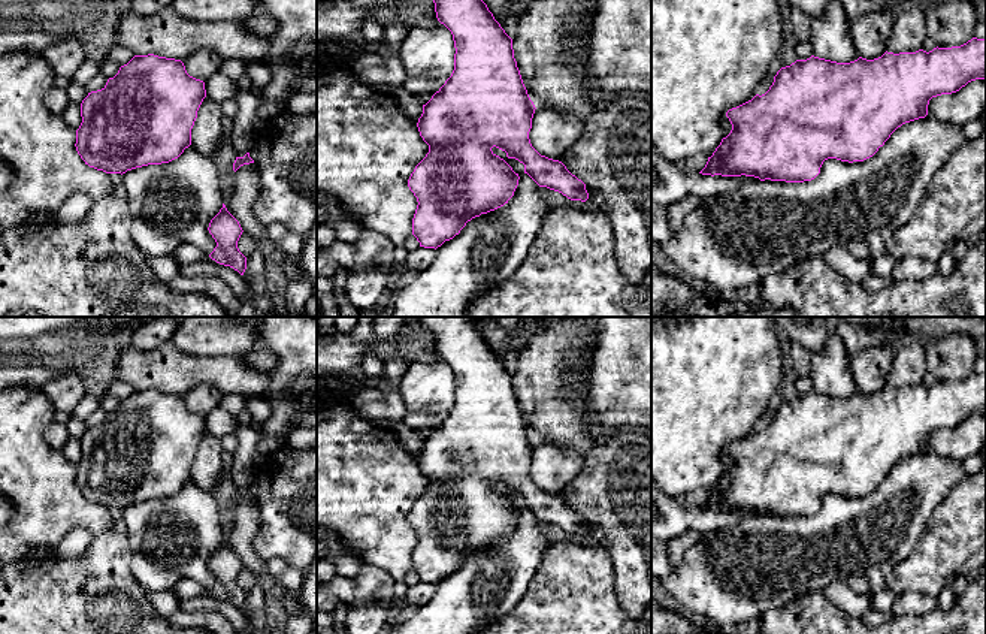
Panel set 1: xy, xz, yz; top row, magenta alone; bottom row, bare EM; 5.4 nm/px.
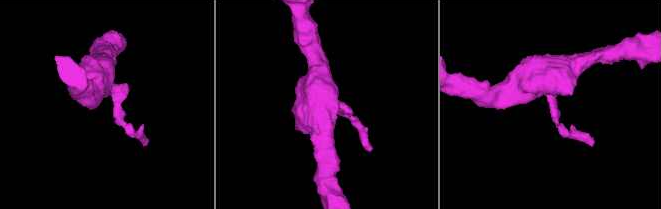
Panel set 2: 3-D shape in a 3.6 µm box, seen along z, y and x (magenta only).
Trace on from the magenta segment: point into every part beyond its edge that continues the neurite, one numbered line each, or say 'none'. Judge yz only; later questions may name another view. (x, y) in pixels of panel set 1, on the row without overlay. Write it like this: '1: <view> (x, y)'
none

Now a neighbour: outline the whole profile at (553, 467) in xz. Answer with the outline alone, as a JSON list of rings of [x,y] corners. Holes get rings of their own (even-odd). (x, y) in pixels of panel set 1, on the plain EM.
[[[536,441],[529,474],[532,481],[553,495],[562,495],[566,486],[581,473],[584,458],[572,449],[556,443]]]

